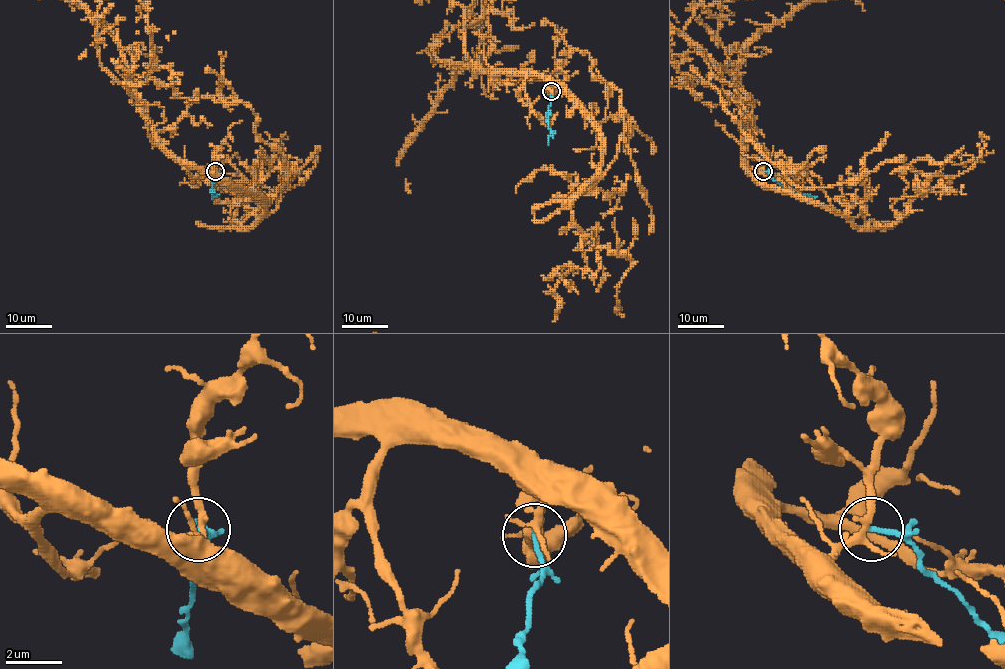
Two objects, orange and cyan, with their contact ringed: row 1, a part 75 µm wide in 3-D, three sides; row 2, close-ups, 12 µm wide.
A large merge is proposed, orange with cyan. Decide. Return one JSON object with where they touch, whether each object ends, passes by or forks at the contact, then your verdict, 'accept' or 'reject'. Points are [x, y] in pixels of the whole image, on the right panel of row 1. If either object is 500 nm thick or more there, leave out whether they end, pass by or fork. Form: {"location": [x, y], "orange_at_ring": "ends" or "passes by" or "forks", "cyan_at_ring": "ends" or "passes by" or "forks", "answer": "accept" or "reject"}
{"location": [763, 171], "orange_at_ring": "forks", "cyan_at_ring": "ends", "answer": "reject"}

